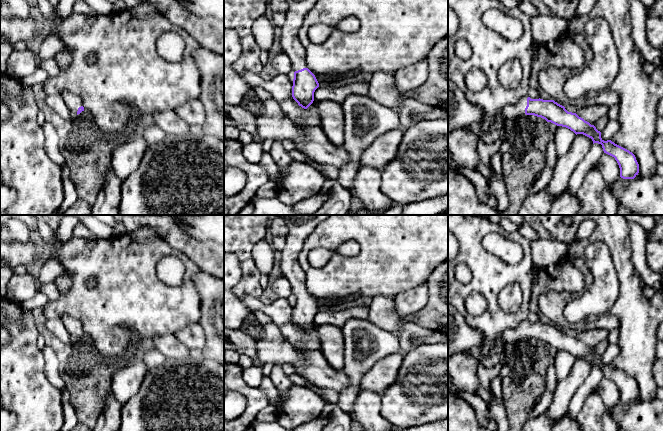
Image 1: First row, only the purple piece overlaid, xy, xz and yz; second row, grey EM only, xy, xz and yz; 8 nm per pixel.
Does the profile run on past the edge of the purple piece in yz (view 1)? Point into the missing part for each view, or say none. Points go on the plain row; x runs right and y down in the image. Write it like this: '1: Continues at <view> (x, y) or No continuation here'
1: Continues at yz (508, 336)

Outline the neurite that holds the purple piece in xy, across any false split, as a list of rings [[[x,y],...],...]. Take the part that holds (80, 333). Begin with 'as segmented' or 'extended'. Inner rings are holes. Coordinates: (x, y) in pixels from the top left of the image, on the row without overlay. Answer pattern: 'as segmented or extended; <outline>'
extended; [[[64,315],[61,319],[66,330],[71,336],[78,339],[84,335],[82,323],[78,319],[74,319],[69,315]]]

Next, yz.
extended; [[[525,320],[515,329],[503,331],[497,342],[497,346],[499,349],[503,349],[507,344],[524,338],[541,341],[547,346],[570,353],[576,359],[583,358],[591,362],[593,368],[601,368],[604,377],[614,381],[617,385],[621,402],[634,403],[638,399],[639,388],[632,376],[615,368],[611,364],[604,365],[601,362],[601,356],[594,349],[585,345],[576,337],[568,336],[564,330],[554,324],[531,323]]]

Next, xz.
extended; [[[276,215],[288,228],[286,245],[280,253],[280,267],[288,279],[294,298],[292,321],[304,333],[314,325],[314,316],[319,311],[315,299],[307,292],[305,276],[298,256],[308,235],[328,215]]]

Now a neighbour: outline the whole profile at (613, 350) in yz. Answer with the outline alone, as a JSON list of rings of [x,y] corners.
[[[609,344],[606,351],[601,355],[601,362],[604,365],[611,364],[619,355],[621,348],[618,344]]]

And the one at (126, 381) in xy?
[[[142,356],[128,365],[117,366],[111,382],[113,396],[121,404],[128,402],[139,391],[146,373],[147,367]]]

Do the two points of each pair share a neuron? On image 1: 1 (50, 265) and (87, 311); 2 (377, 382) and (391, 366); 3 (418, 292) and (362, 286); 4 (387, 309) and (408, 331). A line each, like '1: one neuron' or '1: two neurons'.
1: two neurons
2: one neuron
3: two neurons
4: one neuron

